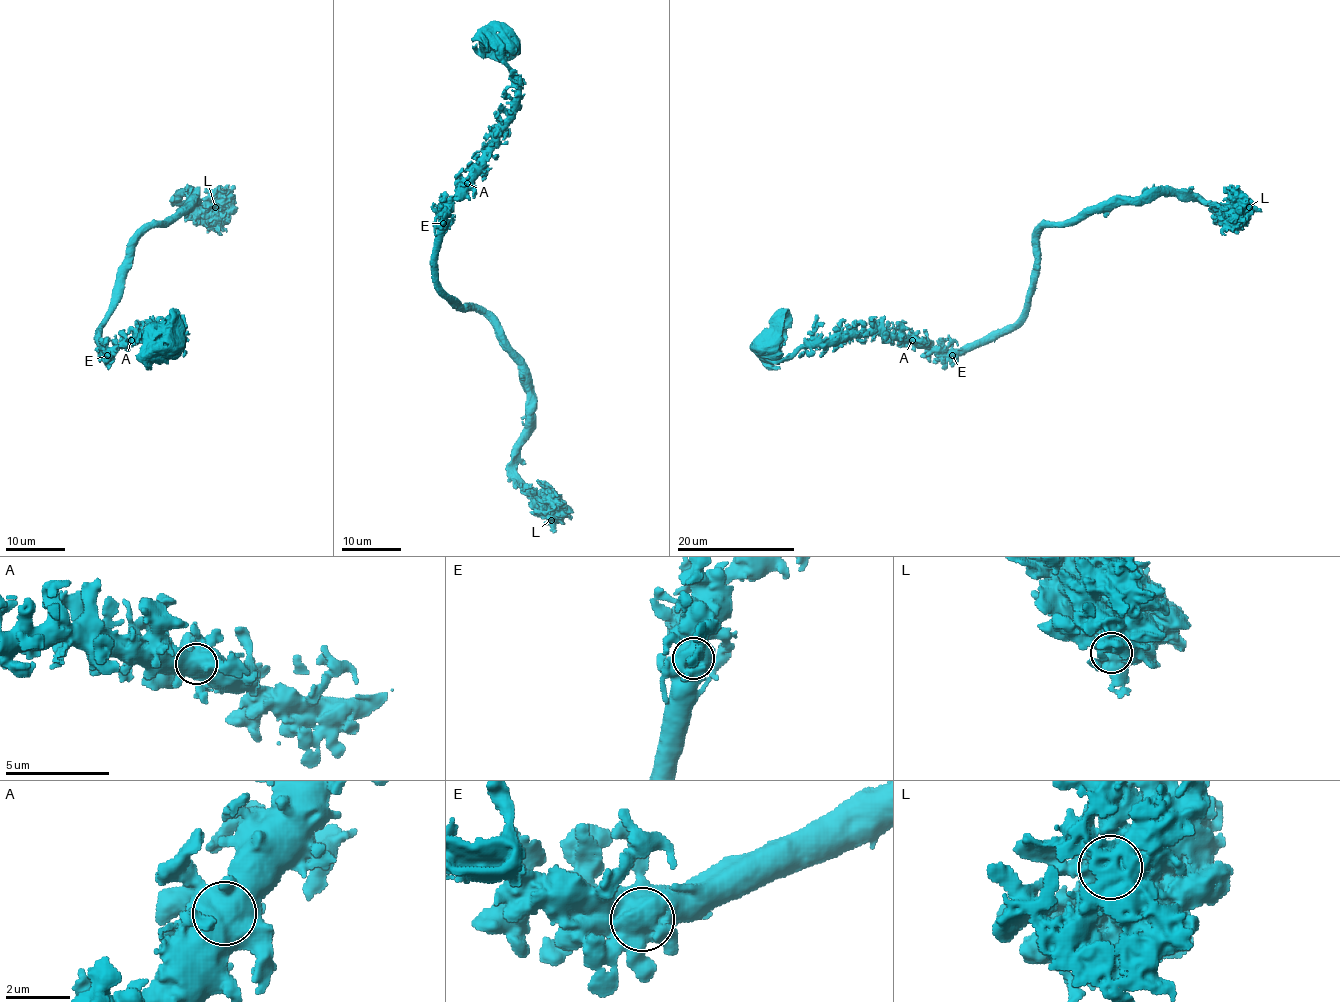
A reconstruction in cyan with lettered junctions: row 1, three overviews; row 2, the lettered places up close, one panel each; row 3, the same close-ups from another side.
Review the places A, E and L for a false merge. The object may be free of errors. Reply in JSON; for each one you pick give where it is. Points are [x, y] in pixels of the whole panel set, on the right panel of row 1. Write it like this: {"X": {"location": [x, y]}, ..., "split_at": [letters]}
{"split_at": []}

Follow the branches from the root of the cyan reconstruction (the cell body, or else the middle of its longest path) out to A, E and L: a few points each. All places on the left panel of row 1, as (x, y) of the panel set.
A: (113, 312), (101, 325), (101, 343), (111, 350), (130, 340)
E: (113, 312), (101, 325), (101, 346), (107, 355)
L: (113, 312), (132, 243), (191, 201), (190, 195), (181, 195), (182, 201), (215, 207)

